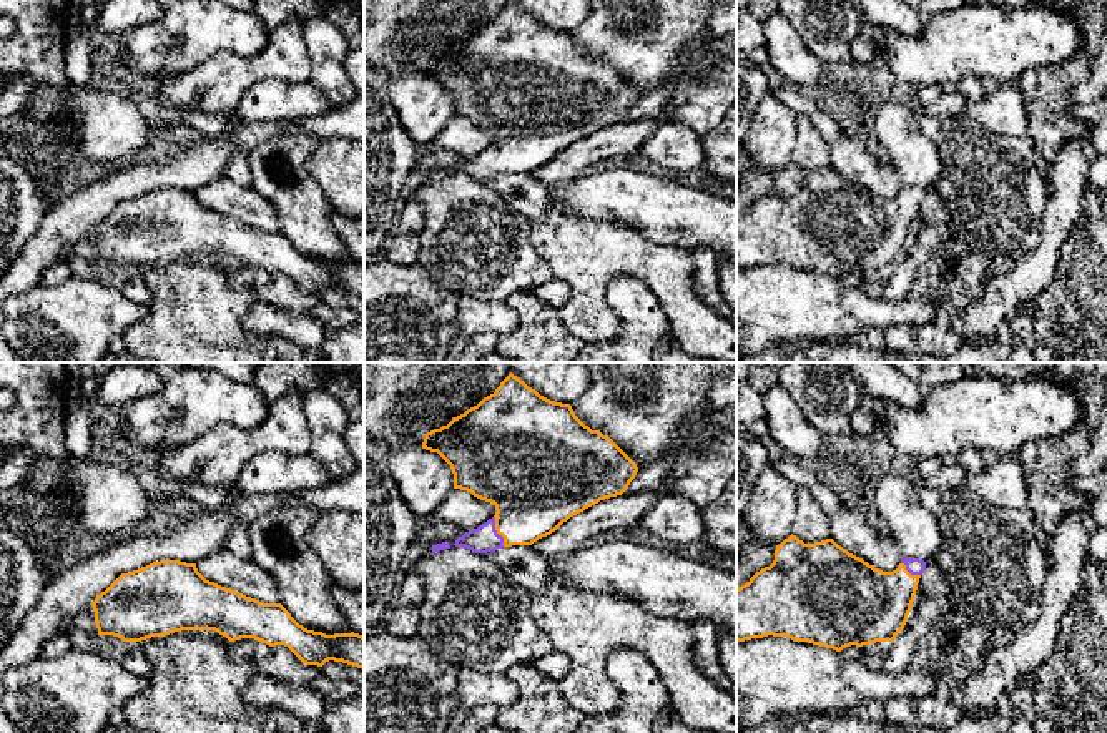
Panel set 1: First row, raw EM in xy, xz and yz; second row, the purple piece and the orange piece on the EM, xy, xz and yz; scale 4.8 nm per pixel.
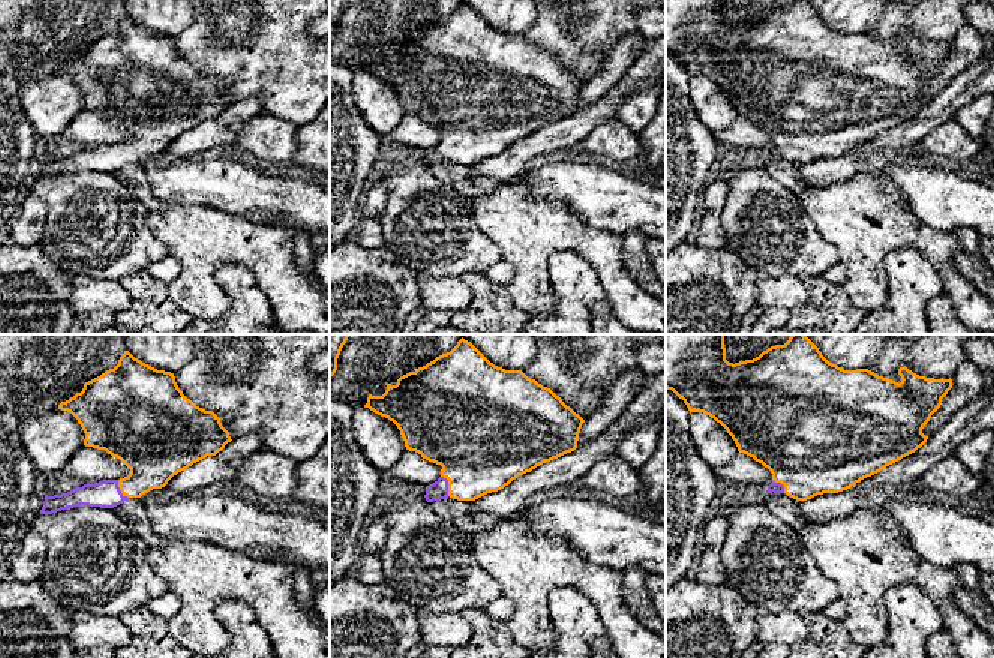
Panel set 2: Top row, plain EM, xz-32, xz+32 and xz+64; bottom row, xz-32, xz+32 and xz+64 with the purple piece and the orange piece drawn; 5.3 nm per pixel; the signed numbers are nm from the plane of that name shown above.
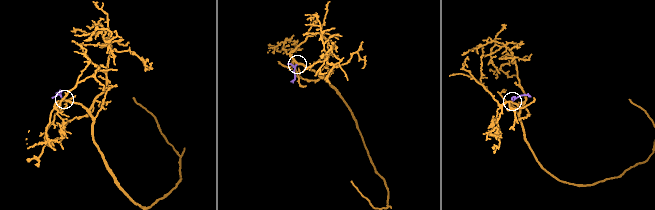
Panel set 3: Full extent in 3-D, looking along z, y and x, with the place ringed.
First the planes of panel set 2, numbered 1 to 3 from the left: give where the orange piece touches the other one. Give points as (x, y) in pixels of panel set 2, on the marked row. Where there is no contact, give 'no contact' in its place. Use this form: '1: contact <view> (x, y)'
1: contact xz-32 (119, 489)
2: contact xz+32 (447, 484)
3: contact xz+64 (781, 484)

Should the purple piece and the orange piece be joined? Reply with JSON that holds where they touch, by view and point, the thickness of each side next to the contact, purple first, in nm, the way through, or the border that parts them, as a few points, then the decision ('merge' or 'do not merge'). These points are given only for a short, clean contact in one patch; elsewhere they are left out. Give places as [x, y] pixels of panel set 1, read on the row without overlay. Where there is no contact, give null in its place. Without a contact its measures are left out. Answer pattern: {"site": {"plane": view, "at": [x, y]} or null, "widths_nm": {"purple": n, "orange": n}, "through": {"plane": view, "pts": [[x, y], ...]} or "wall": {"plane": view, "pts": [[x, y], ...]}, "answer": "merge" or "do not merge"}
{"site": {"plane": "xz", "at": [496, 158]}, "widths_nm": {"purple": 130, "orange": 380}, "answer": "merge"}

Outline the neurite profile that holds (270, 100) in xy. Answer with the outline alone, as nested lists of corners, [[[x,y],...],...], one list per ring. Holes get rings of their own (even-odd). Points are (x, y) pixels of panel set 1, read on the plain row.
[[[263,80],[239,98],[234,116],[238,125],[298,120],[326,113],[329,100],[311,83]]]

